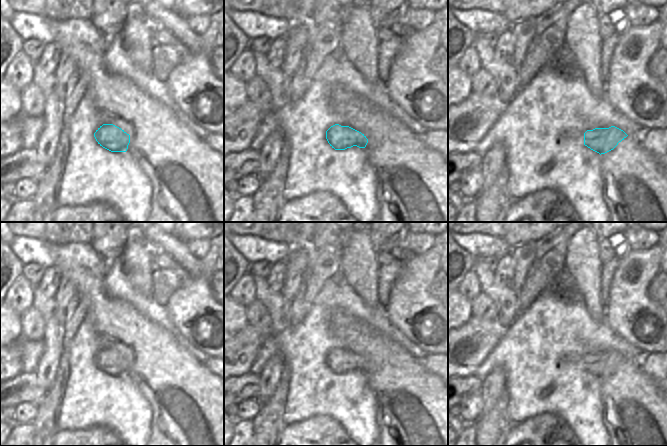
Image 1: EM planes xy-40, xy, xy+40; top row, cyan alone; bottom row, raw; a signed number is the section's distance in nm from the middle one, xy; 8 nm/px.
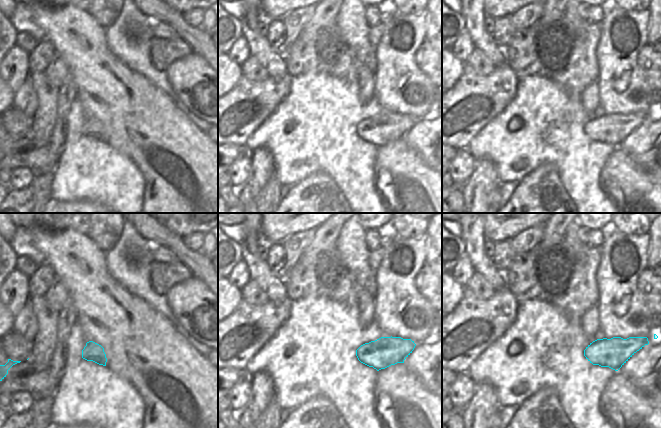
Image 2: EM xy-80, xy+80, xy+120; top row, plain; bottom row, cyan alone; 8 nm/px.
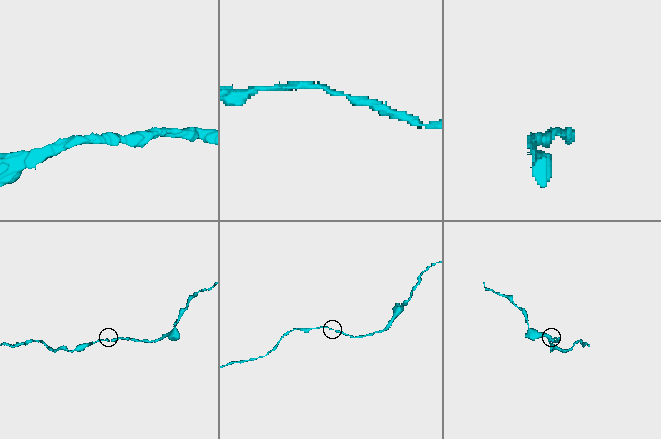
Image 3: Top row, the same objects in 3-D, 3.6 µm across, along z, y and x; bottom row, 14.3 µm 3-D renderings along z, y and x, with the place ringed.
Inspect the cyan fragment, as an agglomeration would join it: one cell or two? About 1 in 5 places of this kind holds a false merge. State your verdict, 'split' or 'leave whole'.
leave whole

